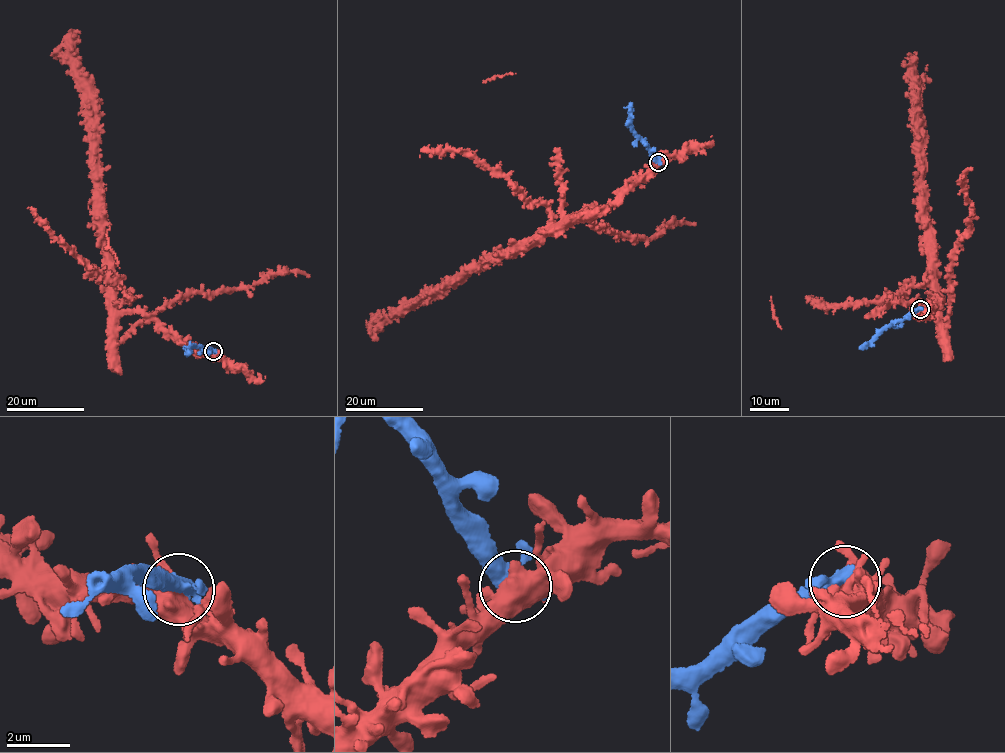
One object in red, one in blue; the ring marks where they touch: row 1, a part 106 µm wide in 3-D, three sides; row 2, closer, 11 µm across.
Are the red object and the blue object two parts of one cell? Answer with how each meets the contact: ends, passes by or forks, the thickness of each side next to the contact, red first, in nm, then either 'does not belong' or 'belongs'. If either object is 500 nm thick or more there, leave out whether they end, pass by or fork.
red passes by | blue passes by | 460/440 nm | does not belong

